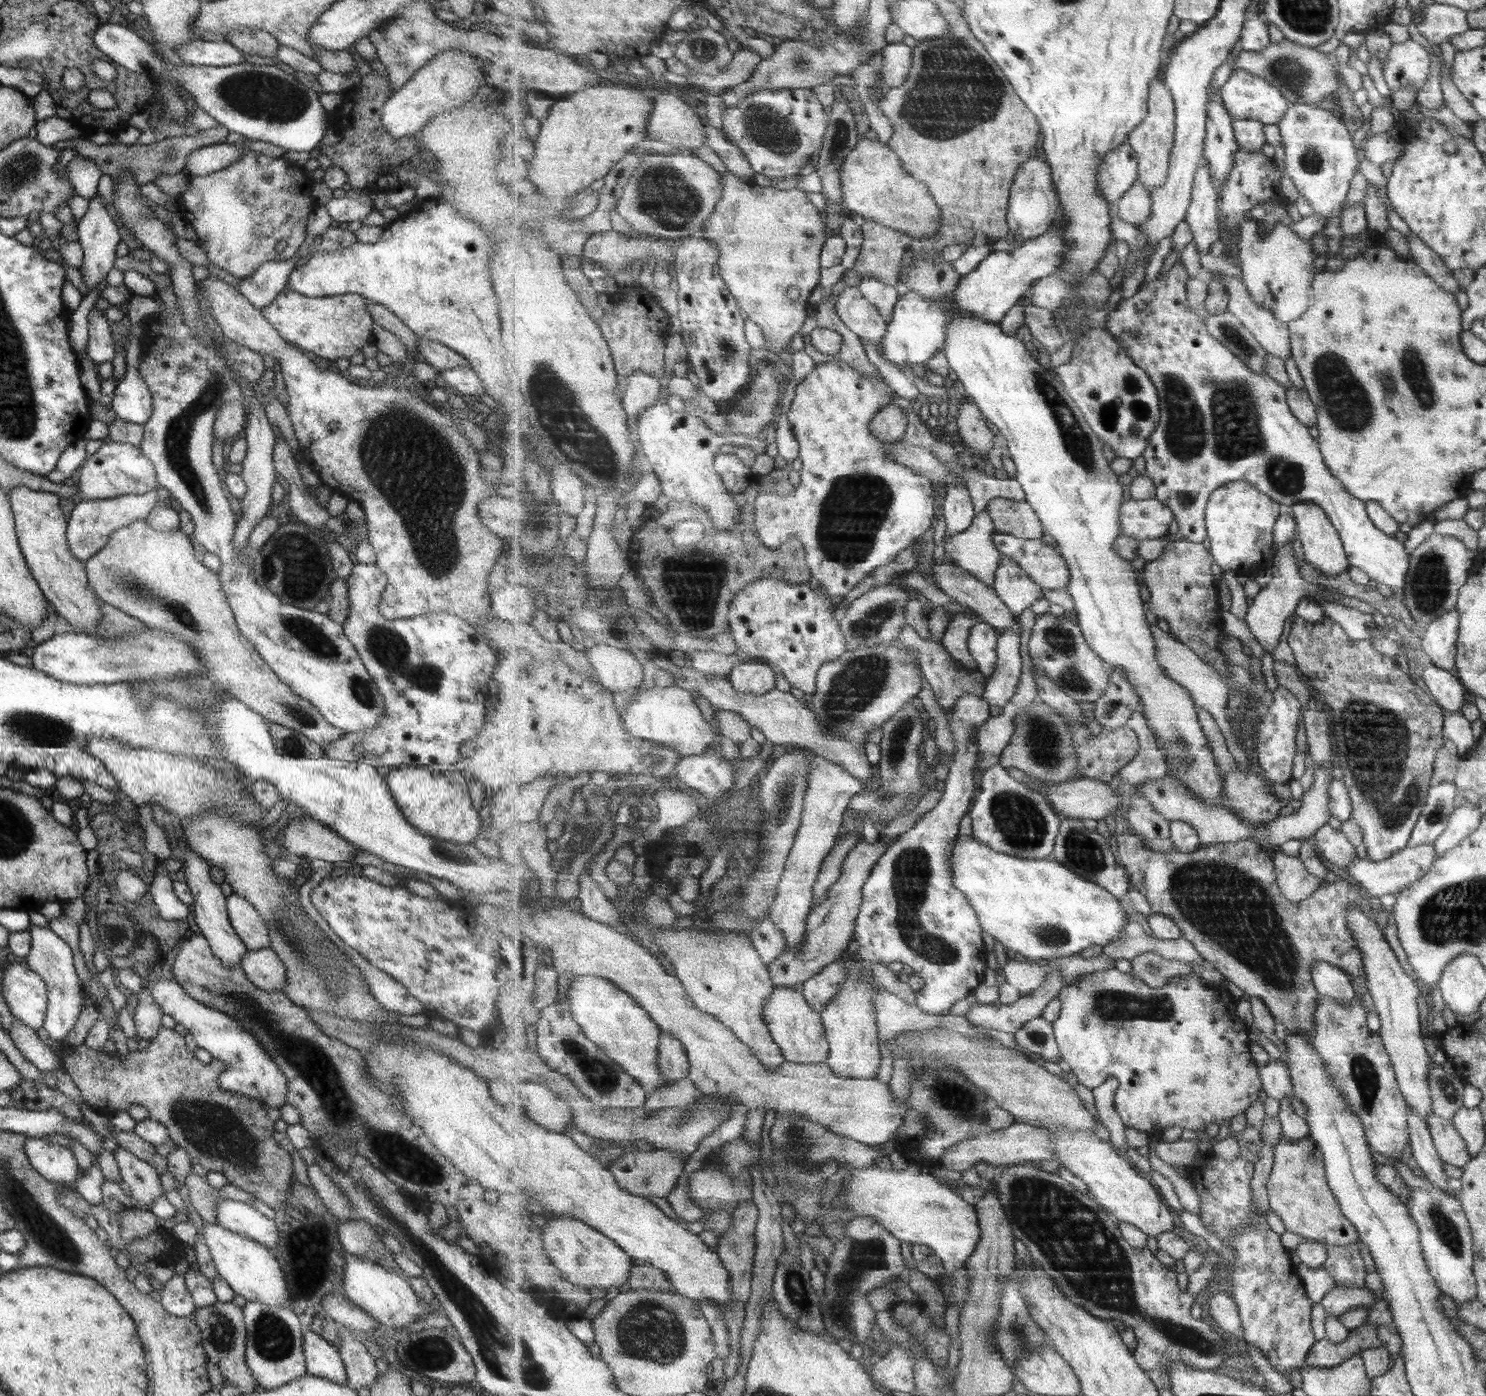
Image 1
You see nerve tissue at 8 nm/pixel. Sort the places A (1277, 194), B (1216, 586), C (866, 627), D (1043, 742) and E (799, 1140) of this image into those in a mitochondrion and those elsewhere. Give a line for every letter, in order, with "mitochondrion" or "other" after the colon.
A: other
B: other
C: mitochondrion
D: mitochondrion
E: mitochondrion

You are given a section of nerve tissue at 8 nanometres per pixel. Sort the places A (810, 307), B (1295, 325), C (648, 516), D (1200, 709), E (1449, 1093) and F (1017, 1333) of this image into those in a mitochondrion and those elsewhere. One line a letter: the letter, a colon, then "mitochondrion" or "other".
A: other
B: other
C: other
D: other
E: mitochondrion
F: mitochondrion

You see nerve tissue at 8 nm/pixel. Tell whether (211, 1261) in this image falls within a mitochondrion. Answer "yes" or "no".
no

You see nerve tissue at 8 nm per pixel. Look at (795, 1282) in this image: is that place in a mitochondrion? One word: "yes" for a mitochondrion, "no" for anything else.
yes

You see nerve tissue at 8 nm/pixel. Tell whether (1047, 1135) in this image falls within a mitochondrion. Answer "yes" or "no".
no

